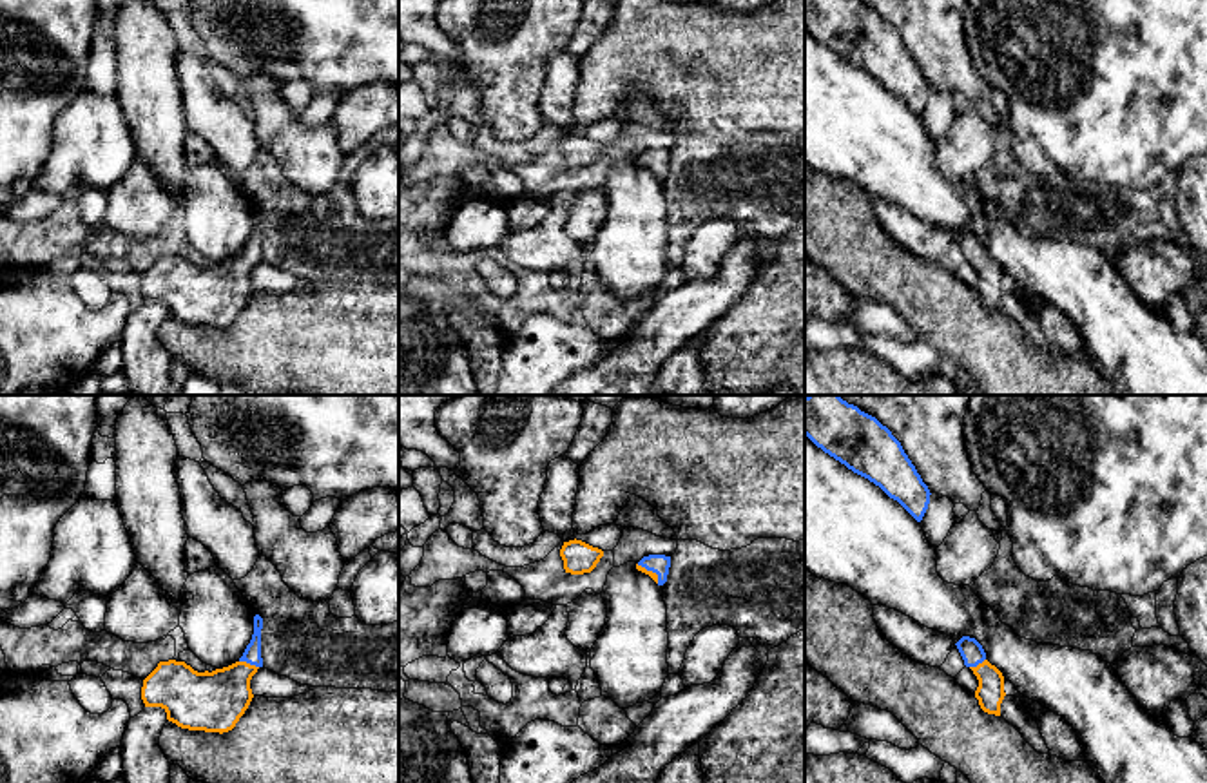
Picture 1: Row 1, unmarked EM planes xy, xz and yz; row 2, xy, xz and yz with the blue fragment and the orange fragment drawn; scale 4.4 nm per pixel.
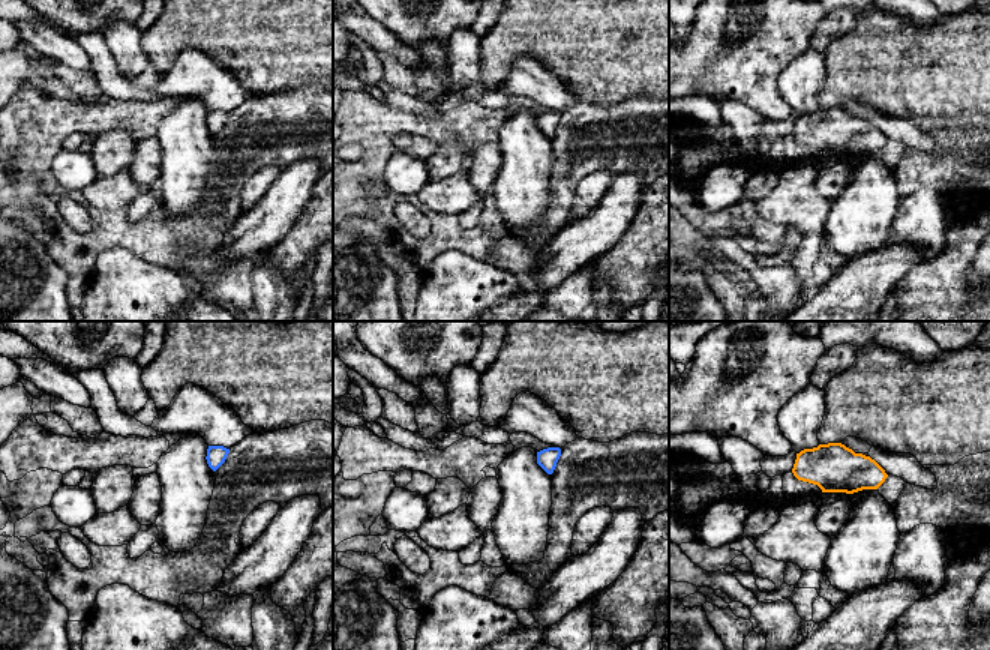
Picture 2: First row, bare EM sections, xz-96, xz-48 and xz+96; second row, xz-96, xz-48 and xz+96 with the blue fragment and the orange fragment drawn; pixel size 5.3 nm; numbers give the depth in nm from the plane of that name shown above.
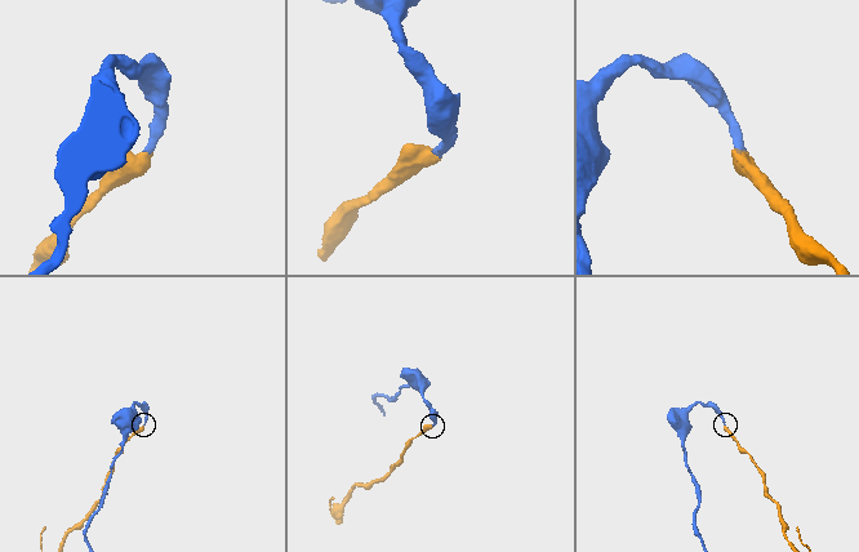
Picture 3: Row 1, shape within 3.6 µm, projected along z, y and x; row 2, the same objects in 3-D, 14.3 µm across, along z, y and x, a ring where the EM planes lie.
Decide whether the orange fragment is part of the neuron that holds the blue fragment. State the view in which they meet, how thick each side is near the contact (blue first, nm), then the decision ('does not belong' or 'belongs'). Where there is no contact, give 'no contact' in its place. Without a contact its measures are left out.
contact in xy; calibres 80 and 260 nm; belongs

